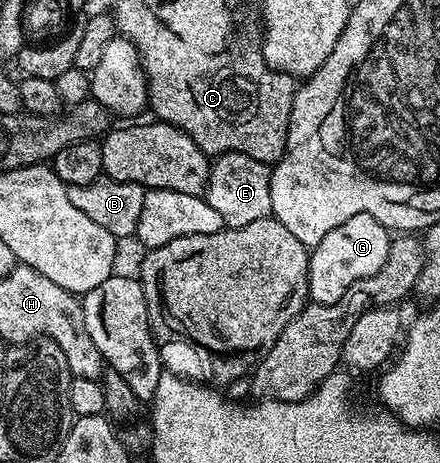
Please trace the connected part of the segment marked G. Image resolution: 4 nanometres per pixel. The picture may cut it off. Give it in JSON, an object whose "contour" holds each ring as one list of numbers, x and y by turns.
{"contour":[[365,212,346,218,342,226,334,226,322,242,315,244,308,257,308,295,311,303,333,304,346,294,351,284,370,278,370,274,378,274,378,270,382,270,382,262,386,262,389,243,389,229]]}

